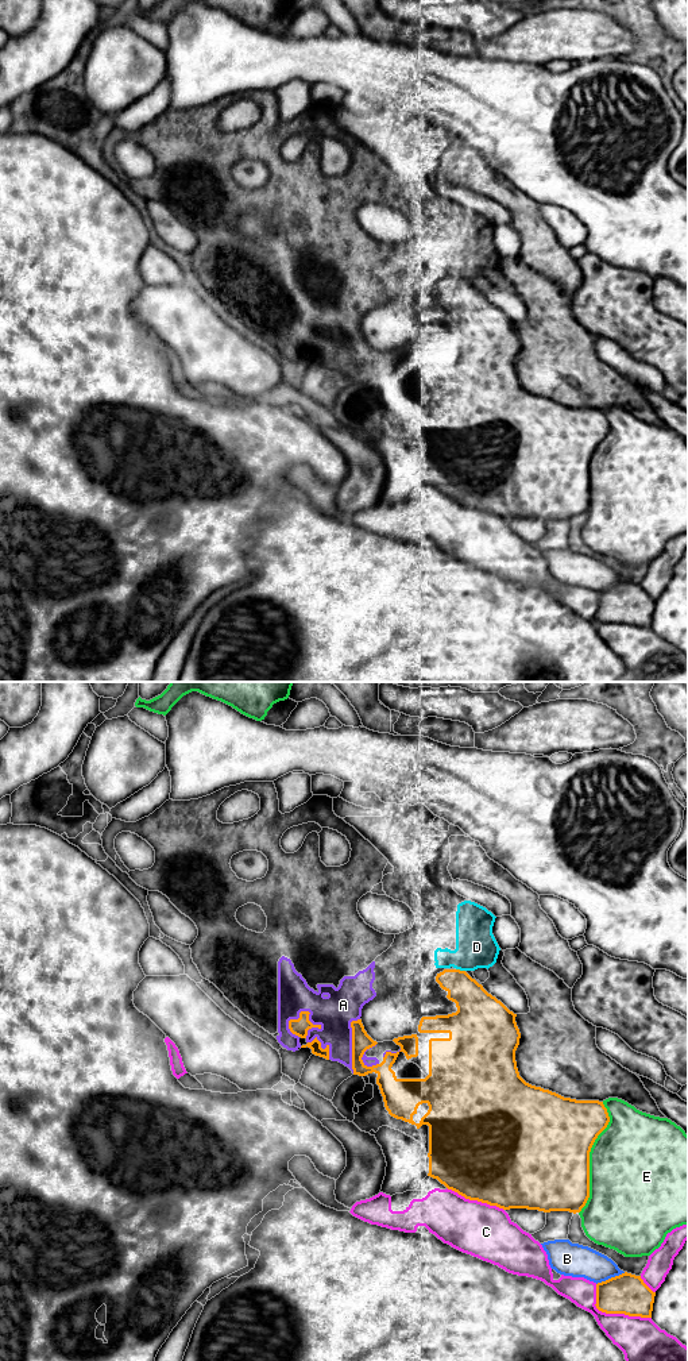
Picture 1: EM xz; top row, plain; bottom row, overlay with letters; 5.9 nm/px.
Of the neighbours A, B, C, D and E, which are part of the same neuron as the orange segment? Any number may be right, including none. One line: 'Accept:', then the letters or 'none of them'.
Accept: none of them

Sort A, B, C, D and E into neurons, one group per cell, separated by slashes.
A D / B / C / E

